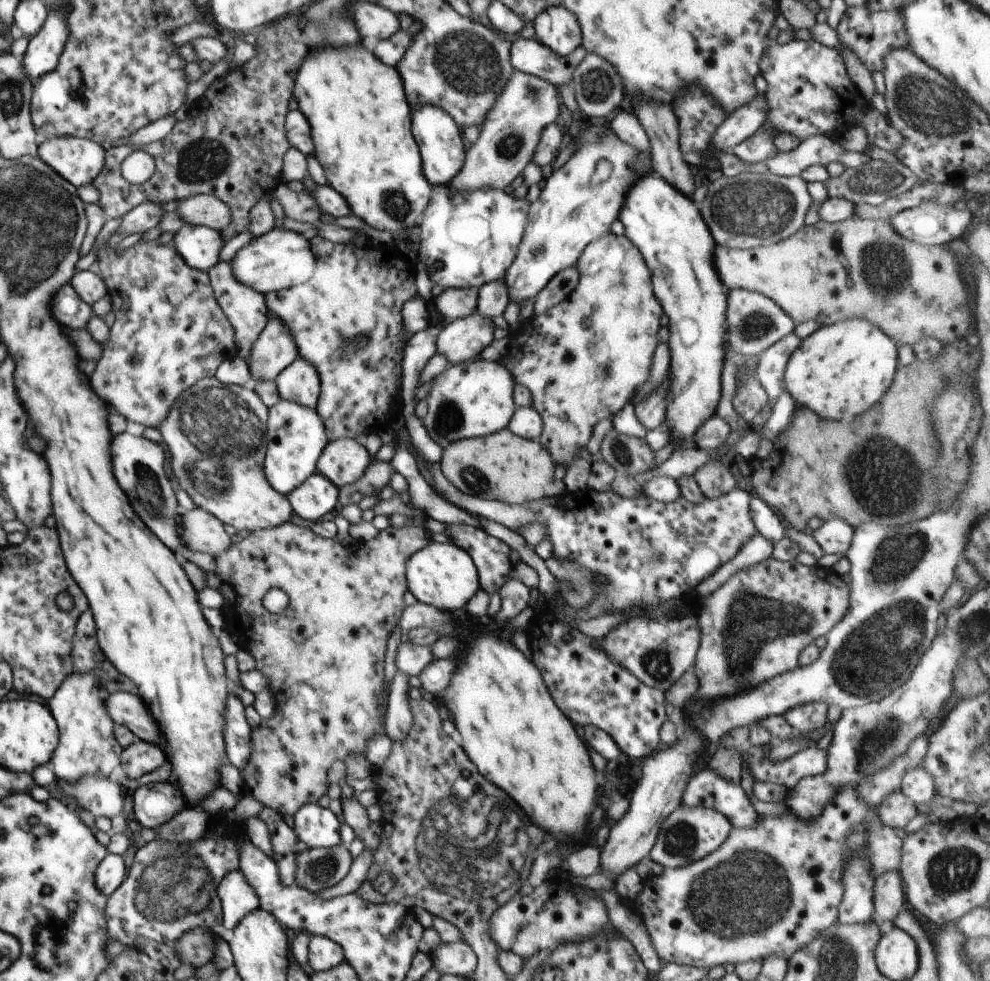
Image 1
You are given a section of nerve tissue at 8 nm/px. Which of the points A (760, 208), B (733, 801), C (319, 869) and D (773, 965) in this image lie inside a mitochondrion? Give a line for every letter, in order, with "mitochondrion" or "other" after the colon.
A: mitochondrion
B: other
C: mitochondrion
D: other

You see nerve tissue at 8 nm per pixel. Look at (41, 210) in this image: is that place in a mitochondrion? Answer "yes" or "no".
yes

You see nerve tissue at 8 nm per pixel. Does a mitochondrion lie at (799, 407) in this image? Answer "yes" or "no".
no

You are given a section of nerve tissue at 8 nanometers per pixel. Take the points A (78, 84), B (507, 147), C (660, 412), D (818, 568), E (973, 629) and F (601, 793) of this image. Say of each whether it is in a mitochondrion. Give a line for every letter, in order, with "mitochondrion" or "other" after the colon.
A: mitochondrion
B: mitochondrion
C: other
D: other
E: mitochondrion
F: other

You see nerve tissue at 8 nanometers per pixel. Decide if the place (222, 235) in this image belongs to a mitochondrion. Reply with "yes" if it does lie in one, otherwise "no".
no

